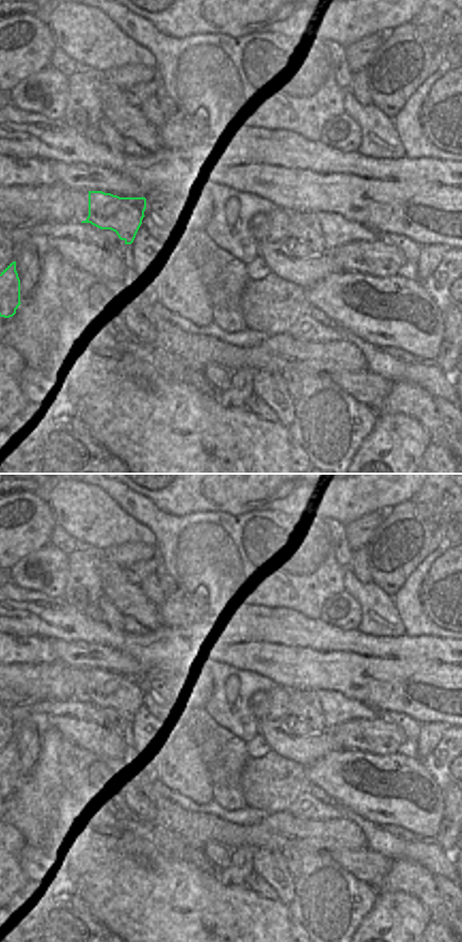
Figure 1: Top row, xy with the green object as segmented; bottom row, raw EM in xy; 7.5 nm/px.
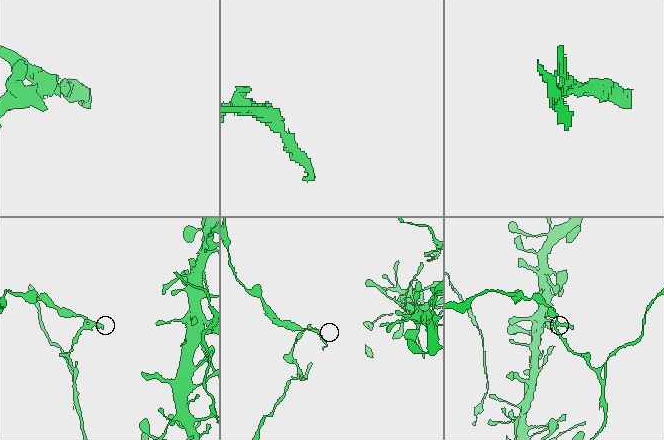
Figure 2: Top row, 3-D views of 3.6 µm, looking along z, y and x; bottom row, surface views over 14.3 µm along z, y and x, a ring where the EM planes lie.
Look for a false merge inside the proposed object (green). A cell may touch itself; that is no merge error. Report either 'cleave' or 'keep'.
cleave

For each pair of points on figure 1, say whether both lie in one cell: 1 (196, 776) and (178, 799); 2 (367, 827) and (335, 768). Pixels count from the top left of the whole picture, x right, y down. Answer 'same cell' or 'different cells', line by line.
1: different cells
2: different cells

